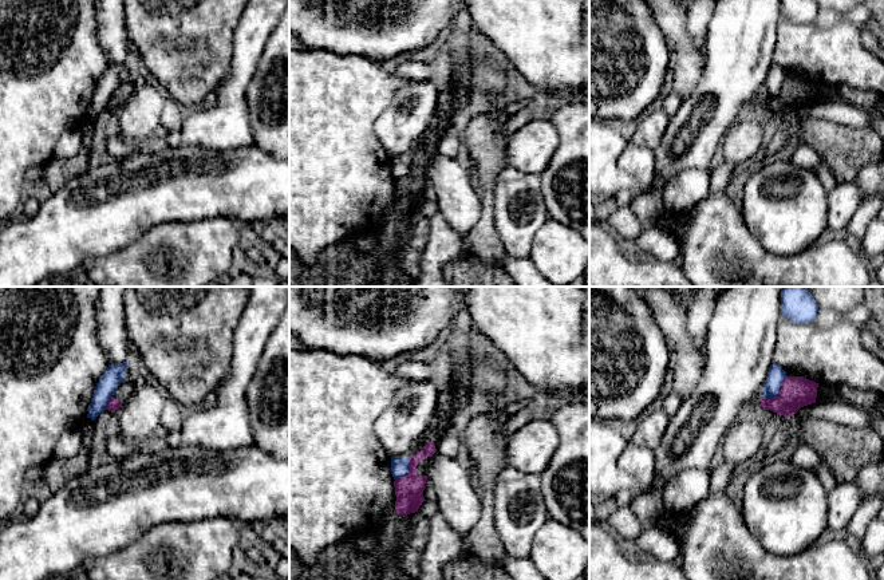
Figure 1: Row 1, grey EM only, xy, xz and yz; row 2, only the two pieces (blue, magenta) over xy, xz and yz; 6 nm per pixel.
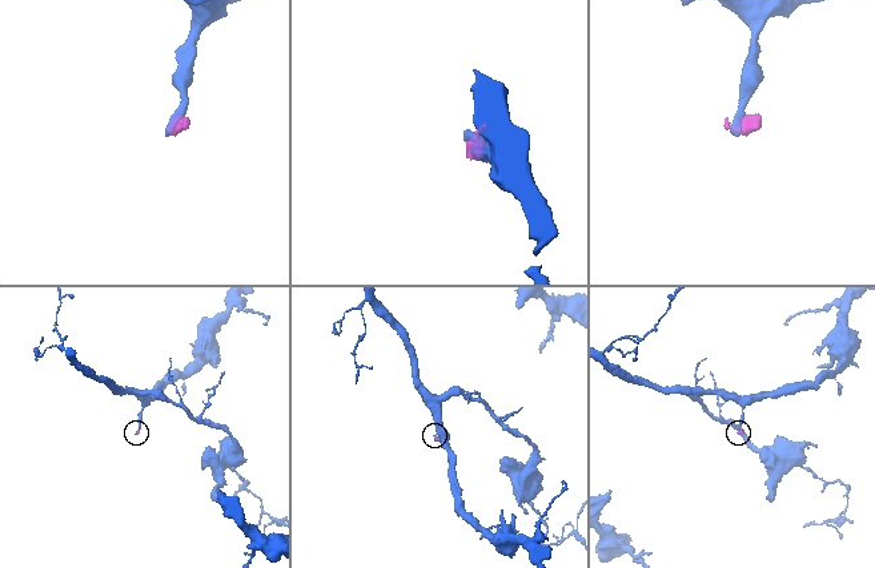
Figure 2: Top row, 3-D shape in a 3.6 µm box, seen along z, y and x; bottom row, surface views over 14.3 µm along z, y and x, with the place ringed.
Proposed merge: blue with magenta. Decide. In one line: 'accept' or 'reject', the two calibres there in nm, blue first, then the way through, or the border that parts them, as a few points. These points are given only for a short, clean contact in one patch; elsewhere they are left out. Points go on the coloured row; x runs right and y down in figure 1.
reject | 110/190 nm | along yz (786, 375), (780, 391), (774, 397), (762, 398)

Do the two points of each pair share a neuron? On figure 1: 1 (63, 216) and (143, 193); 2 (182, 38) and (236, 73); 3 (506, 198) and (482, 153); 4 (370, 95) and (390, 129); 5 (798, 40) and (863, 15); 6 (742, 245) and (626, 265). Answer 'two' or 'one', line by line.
1: one
2: two
3: two
4: two
5: two
6: two

